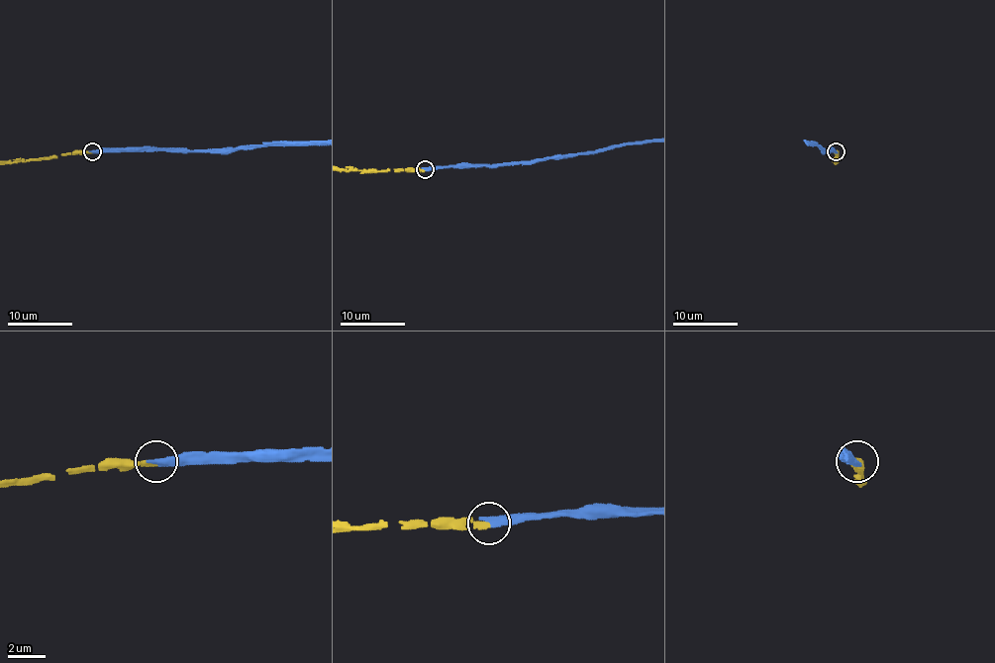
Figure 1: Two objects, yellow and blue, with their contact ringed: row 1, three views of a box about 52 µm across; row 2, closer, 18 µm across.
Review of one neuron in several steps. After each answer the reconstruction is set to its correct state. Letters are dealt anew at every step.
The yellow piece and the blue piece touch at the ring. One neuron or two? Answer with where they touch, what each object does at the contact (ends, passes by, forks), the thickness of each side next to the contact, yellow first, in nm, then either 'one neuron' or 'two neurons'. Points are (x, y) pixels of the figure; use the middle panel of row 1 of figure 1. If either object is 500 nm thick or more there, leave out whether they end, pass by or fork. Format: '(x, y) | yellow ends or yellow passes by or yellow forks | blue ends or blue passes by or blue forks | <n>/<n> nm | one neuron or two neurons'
(425, 169) | yellow ends | blue ends | 280/400 nm | one neuron

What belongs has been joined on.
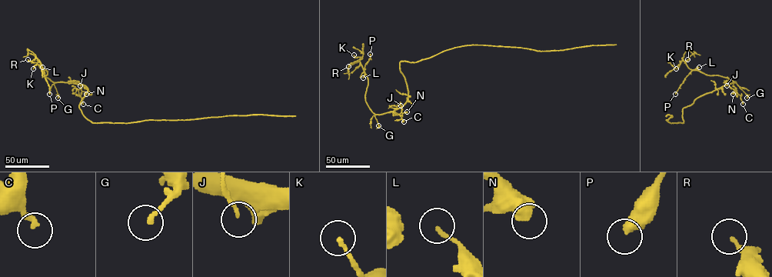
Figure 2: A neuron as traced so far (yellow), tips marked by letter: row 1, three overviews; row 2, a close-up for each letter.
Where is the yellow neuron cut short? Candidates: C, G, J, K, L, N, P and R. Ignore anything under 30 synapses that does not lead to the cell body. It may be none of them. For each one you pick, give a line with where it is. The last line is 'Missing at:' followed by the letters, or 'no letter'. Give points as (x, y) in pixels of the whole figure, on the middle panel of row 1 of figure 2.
Missing at: no letter

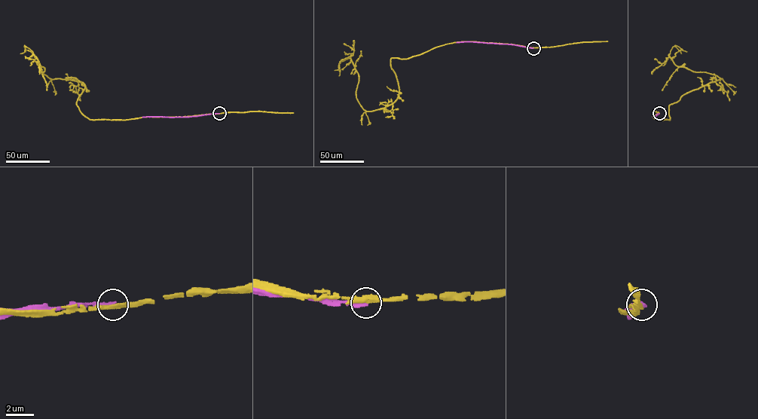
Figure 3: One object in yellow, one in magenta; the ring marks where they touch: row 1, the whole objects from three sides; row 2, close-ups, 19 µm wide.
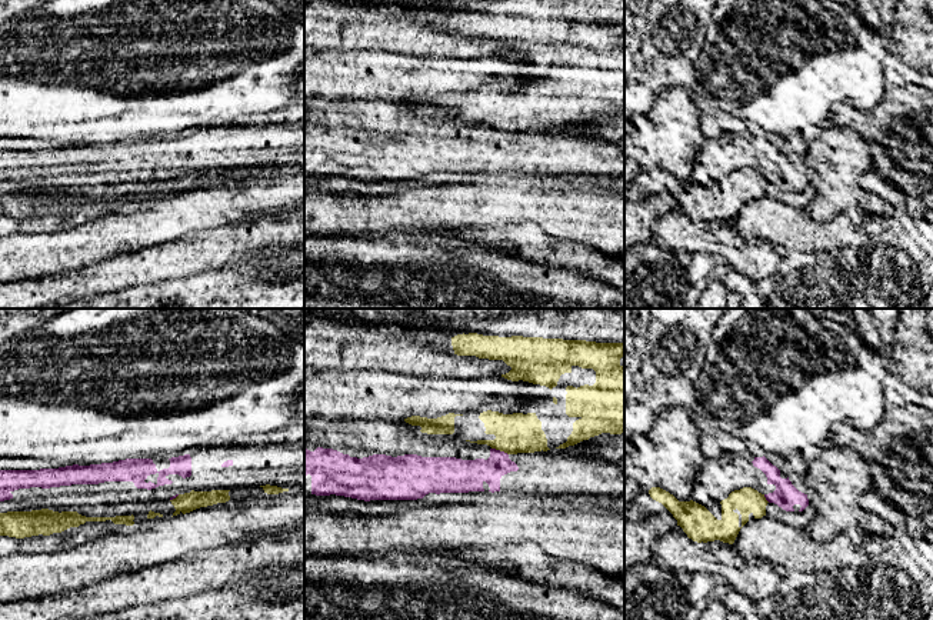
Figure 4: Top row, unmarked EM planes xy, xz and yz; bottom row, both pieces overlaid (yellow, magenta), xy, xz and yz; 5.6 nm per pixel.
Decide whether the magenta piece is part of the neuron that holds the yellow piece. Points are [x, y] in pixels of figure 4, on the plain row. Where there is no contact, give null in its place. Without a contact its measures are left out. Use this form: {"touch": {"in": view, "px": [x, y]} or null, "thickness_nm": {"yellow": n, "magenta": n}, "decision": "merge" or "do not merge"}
{"touch": {"in": "xz", "px": [500, 130]}, "thickness_nm": {"yellow": 220, "magenta": 180}, "decision": "do not merge"}

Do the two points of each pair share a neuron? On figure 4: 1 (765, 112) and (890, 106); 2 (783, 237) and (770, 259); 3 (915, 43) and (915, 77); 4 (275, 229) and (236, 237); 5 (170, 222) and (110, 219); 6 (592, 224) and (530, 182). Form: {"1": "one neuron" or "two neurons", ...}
{"1": "two neurons", "2": "two neurons", "3": "two neurons", "4": "one neuron", "5": "one neuron", "6": "one neuron"}

